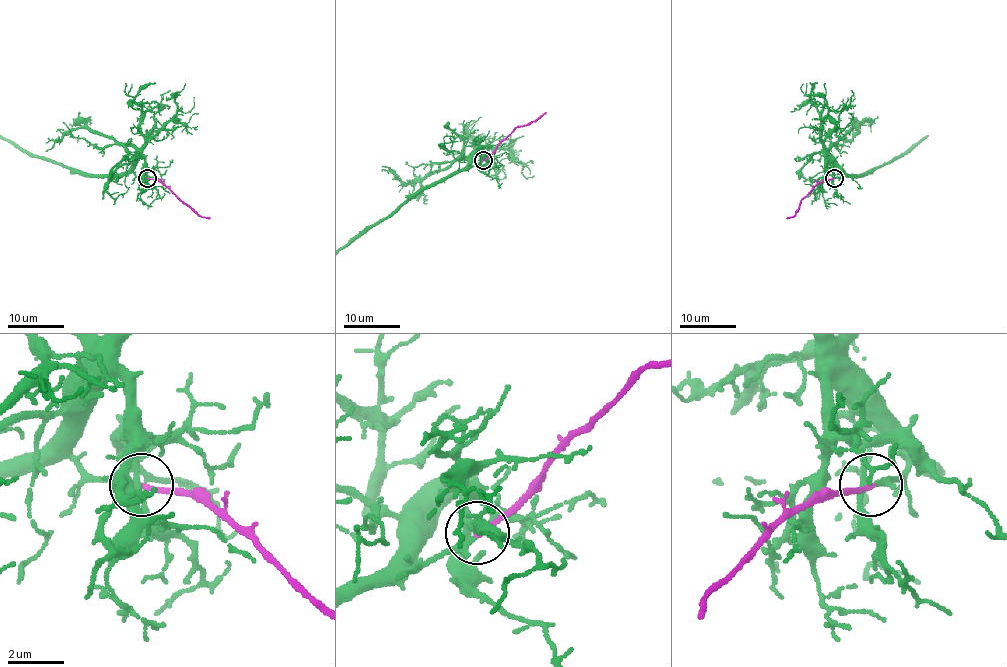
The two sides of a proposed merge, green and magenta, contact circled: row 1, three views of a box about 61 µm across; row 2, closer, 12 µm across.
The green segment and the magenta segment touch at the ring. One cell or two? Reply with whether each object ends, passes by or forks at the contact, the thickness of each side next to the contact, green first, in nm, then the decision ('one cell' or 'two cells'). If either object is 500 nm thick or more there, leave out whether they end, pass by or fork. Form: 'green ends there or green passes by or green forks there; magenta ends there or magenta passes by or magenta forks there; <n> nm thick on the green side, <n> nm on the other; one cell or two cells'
green forks there; magenta ends there; 180 nm thick on the green side, 180 nm on the other; one cell

